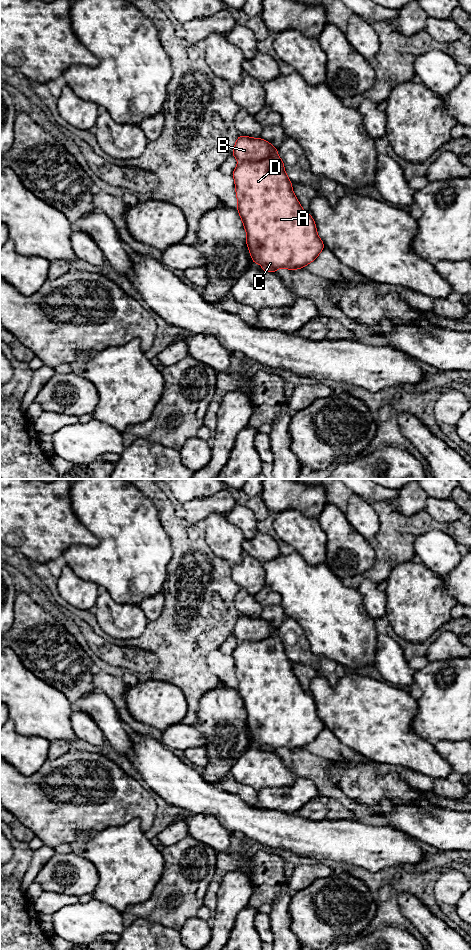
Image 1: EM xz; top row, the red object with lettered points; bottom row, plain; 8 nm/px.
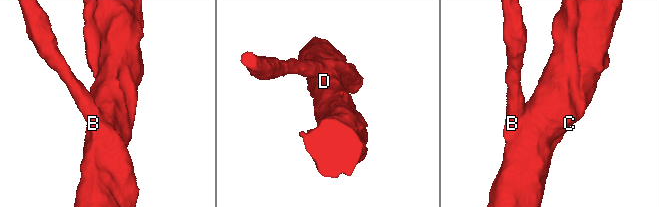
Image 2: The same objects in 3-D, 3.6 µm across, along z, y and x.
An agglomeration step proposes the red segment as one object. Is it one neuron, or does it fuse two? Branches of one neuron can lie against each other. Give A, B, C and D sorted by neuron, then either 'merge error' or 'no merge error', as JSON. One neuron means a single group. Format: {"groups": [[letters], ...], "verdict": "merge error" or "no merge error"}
{"groups": [["A", "C", "D"], ["B"]], "verdict": "merge error"}

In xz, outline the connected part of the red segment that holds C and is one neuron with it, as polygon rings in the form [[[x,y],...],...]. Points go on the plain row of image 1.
[[[278,634],[271,635],[259,641],[239,642],[232,656],[235,661],[236,677],[238,680],[237,691],[246,710],[246,723],[250,731],[252,742],[262,745],[262,751],[275,753],[278,748],[287,748],[290,751],[302,749],[313,742],[325,728],[318,717],[316,704],[310,694],[307,694],[293,670],[285,650],[284,642]]]

